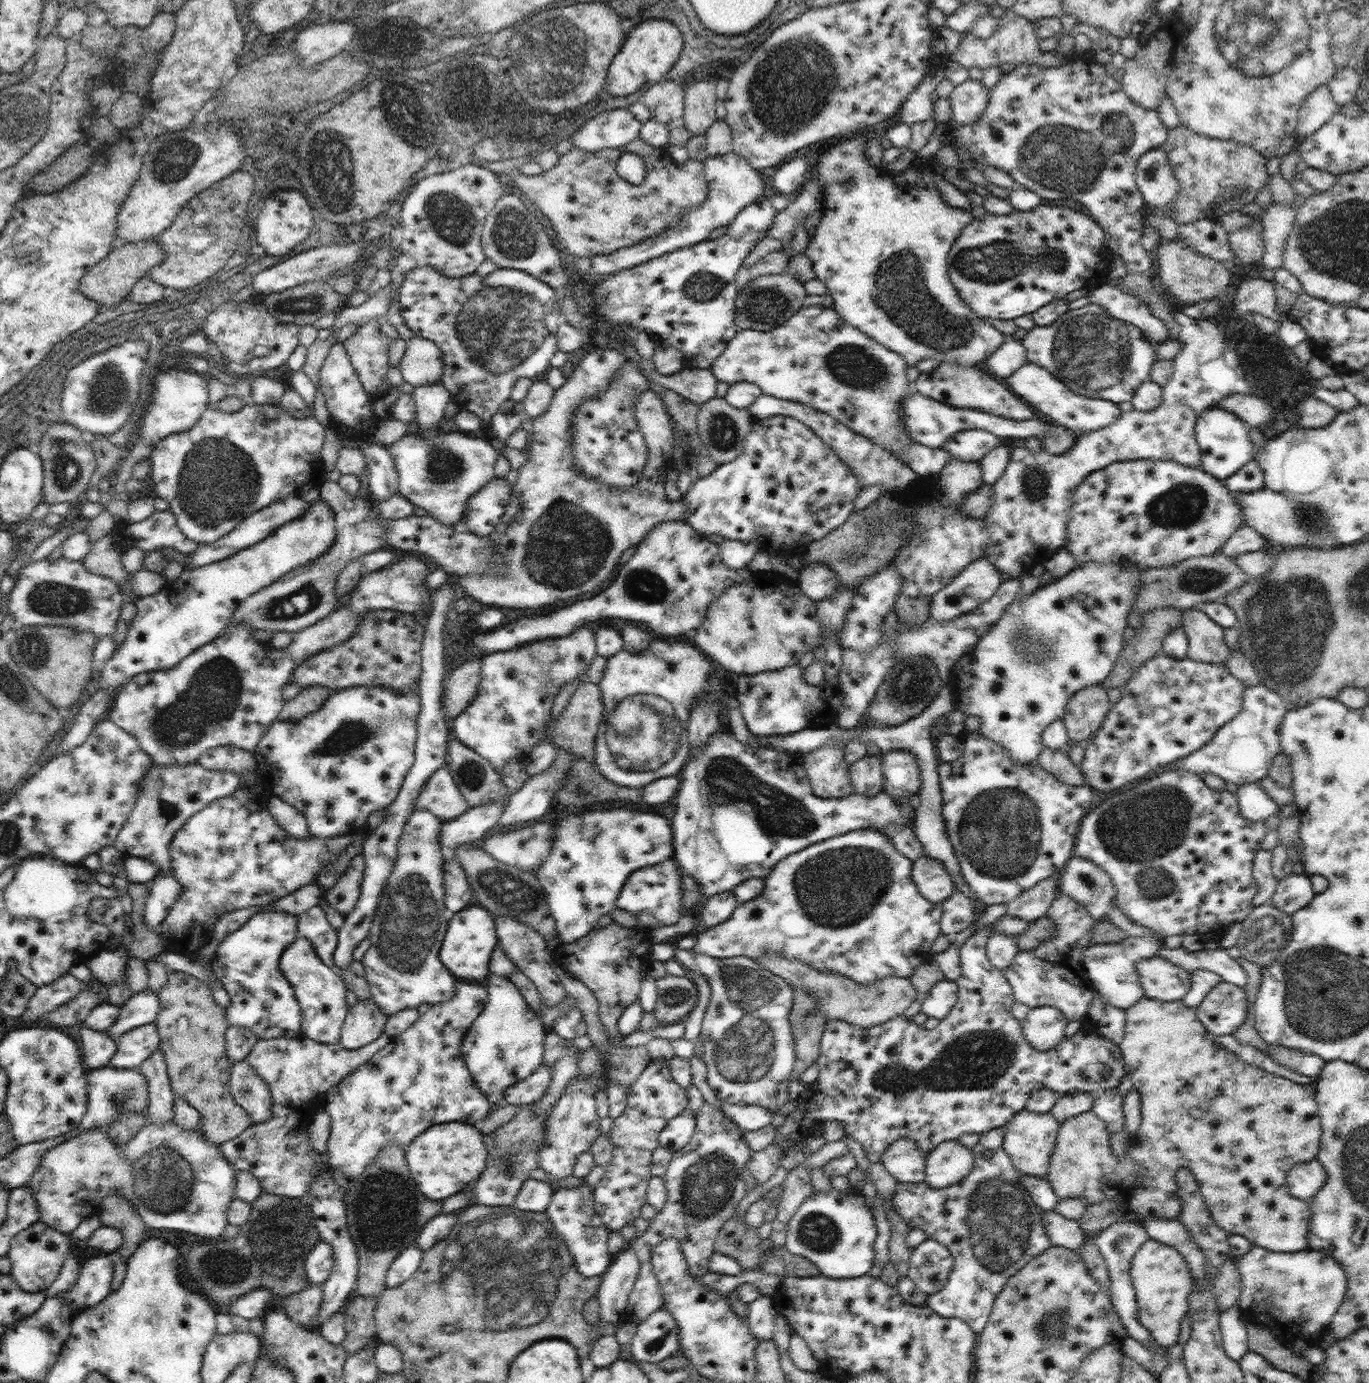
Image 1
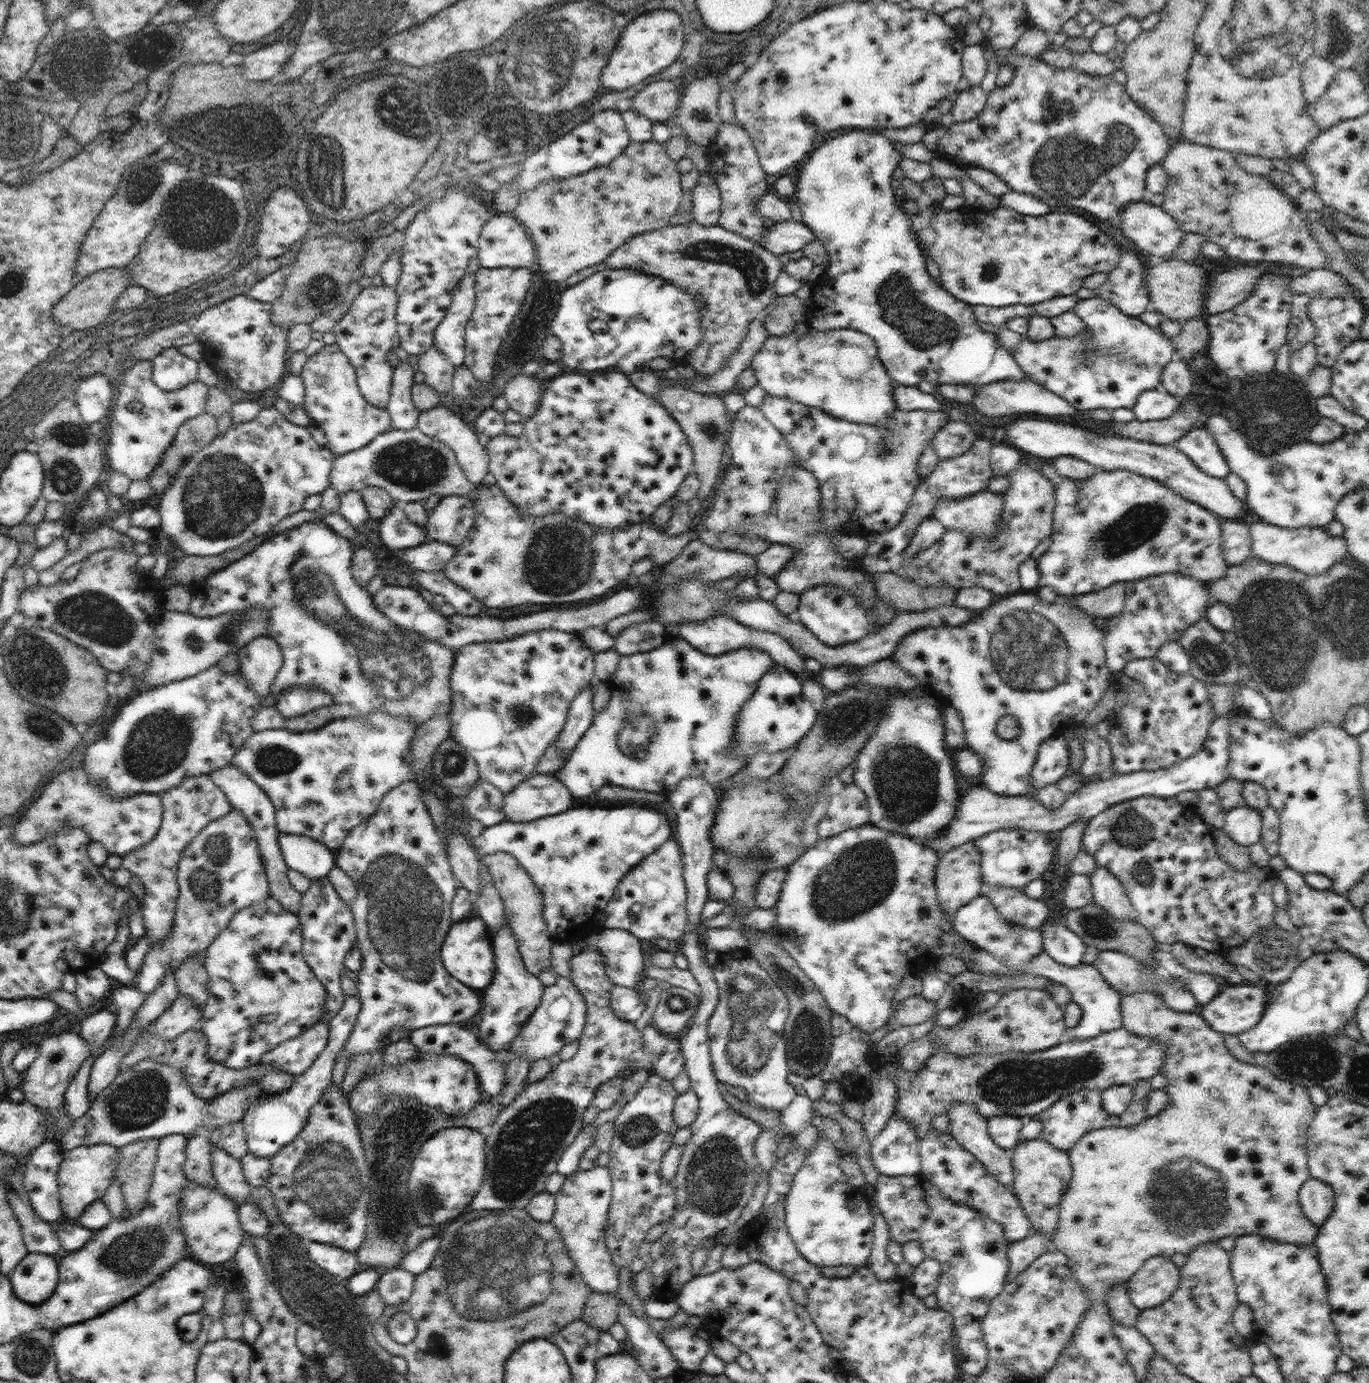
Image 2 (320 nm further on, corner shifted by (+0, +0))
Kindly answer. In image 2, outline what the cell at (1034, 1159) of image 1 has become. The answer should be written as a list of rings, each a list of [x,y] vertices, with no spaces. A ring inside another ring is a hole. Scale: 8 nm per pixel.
[[[1043,1137],[1019,1142],[1014,1148],[1013,1192],[1018,1197],[1024,1214],[1031,1222],[1032,1231],[1043,1232],[1052,1236],[1058,1228],[1060,1203],[1067,1194],[1068,1185],[1072,1181],[1073,1170],[1068,1152],[1060,1150],[1046,1142]]]

